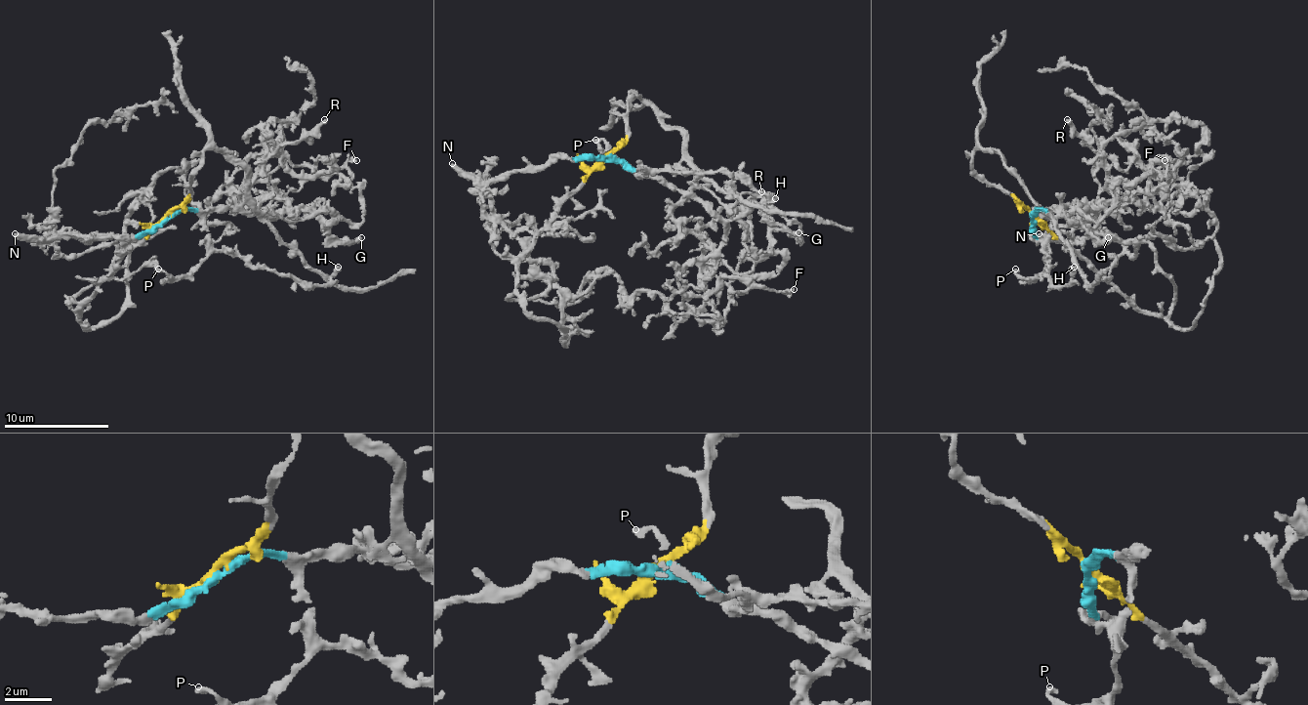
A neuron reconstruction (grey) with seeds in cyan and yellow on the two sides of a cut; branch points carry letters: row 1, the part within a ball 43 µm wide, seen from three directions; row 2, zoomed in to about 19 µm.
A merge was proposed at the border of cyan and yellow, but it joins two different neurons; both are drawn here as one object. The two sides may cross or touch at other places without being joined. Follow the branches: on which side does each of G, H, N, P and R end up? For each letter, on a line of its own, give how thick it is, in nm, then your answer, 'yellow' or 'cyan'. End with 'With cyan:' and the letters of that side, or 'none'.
G: 300 nm thick; cyan
H: 400 nm thick; cyan
N: 380 nm thick; cyan
P: 240 nm thick; cyan
R: 320 nm thick; yellow
With cyan: G, H, N, P

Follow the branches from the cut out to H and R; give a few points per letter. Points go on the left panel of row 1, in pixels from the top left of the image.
H: (165, 216), (185, 211), (199, 219), (218, 250), (238, 253), (254, 266), (309, 284), (325, 284), (339, 266)
R: (165, 216), (188, 194), (202, 155), (223, 150), (246, 171), (257, 211), (238, 194), (325, 118)

